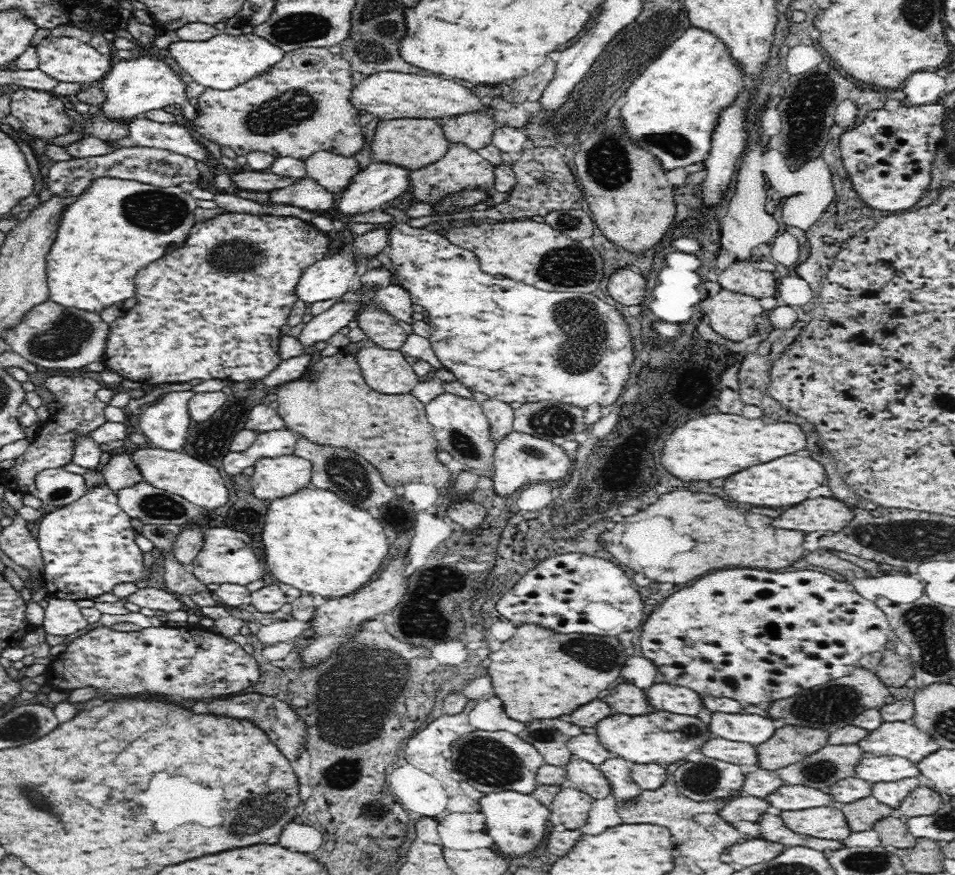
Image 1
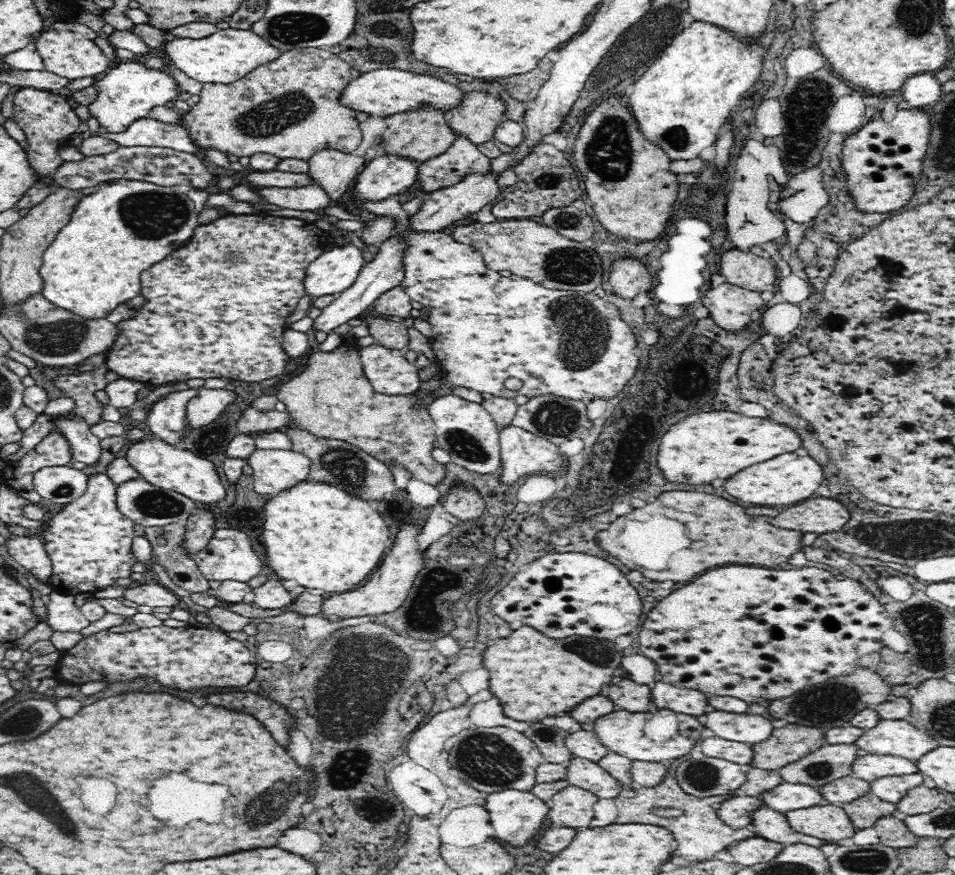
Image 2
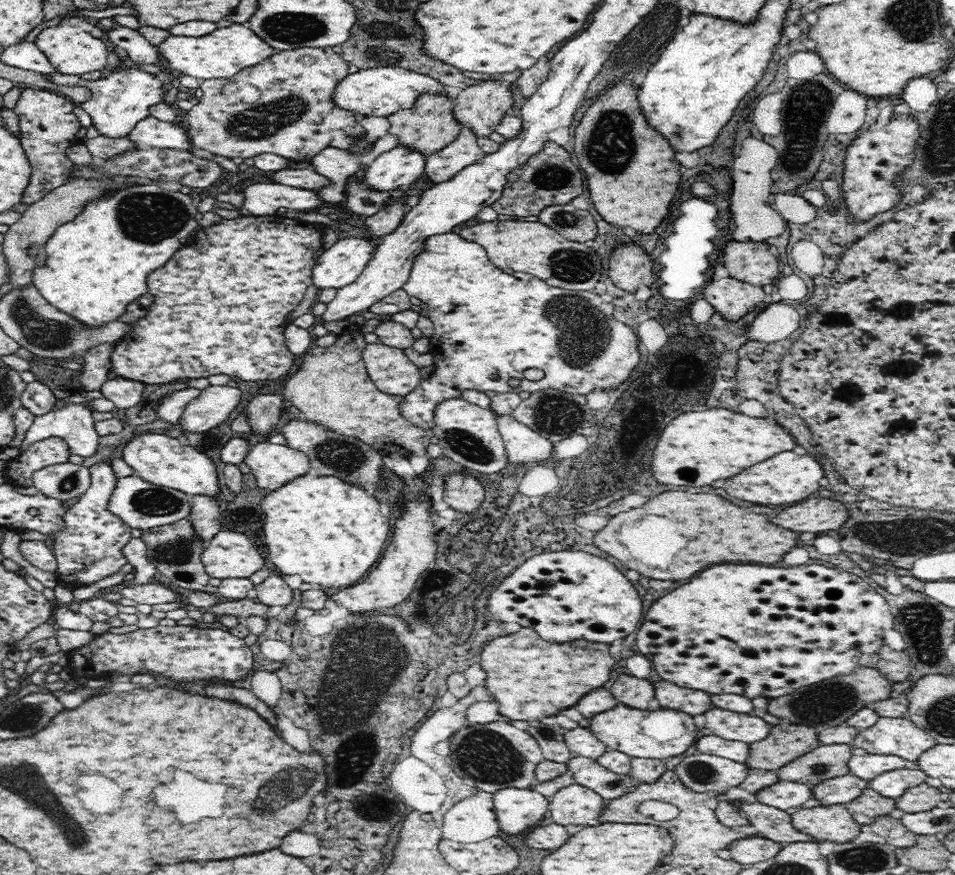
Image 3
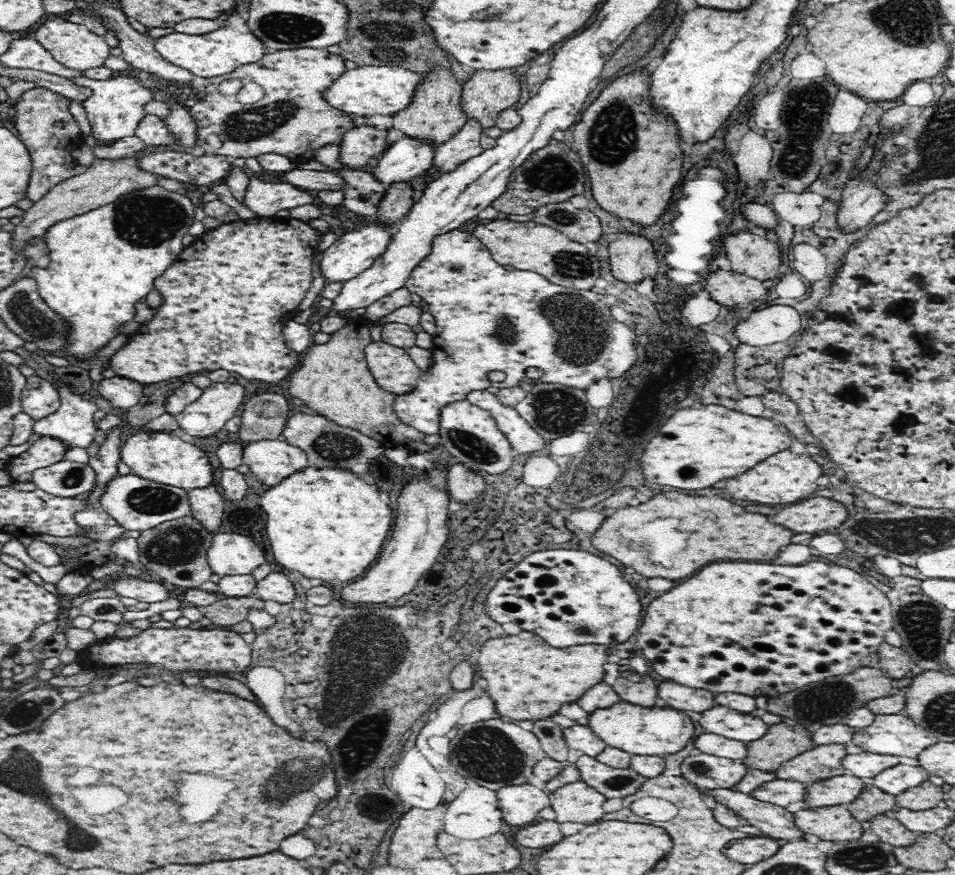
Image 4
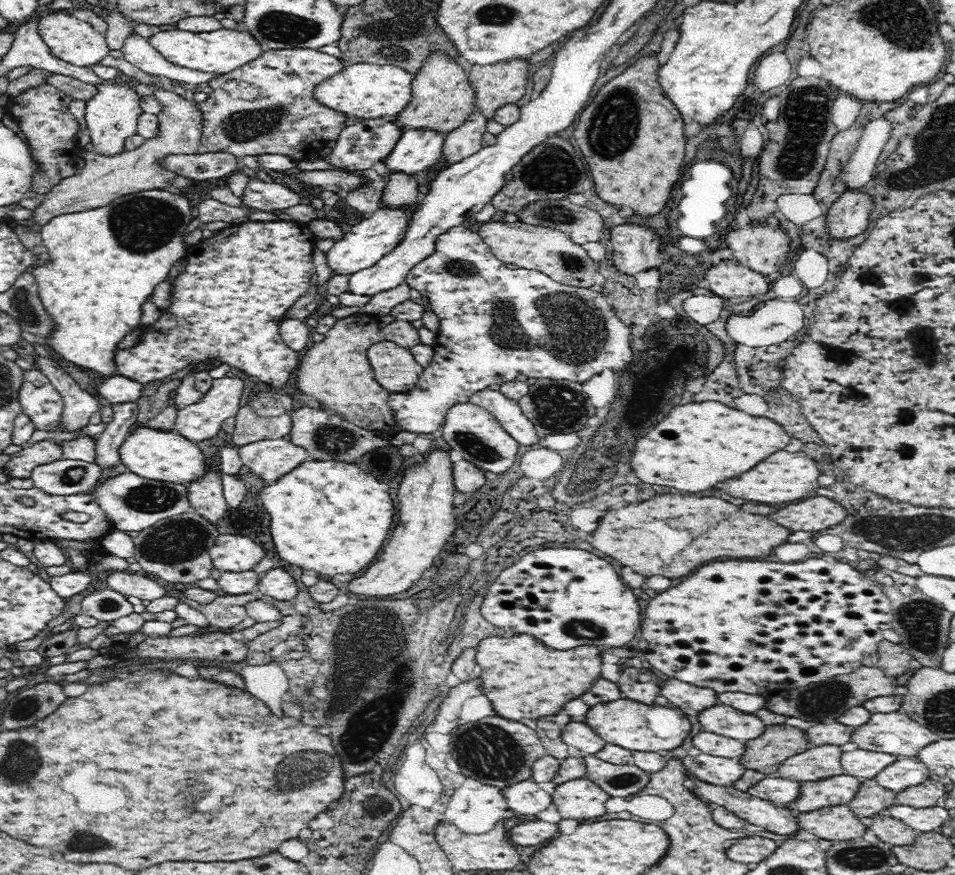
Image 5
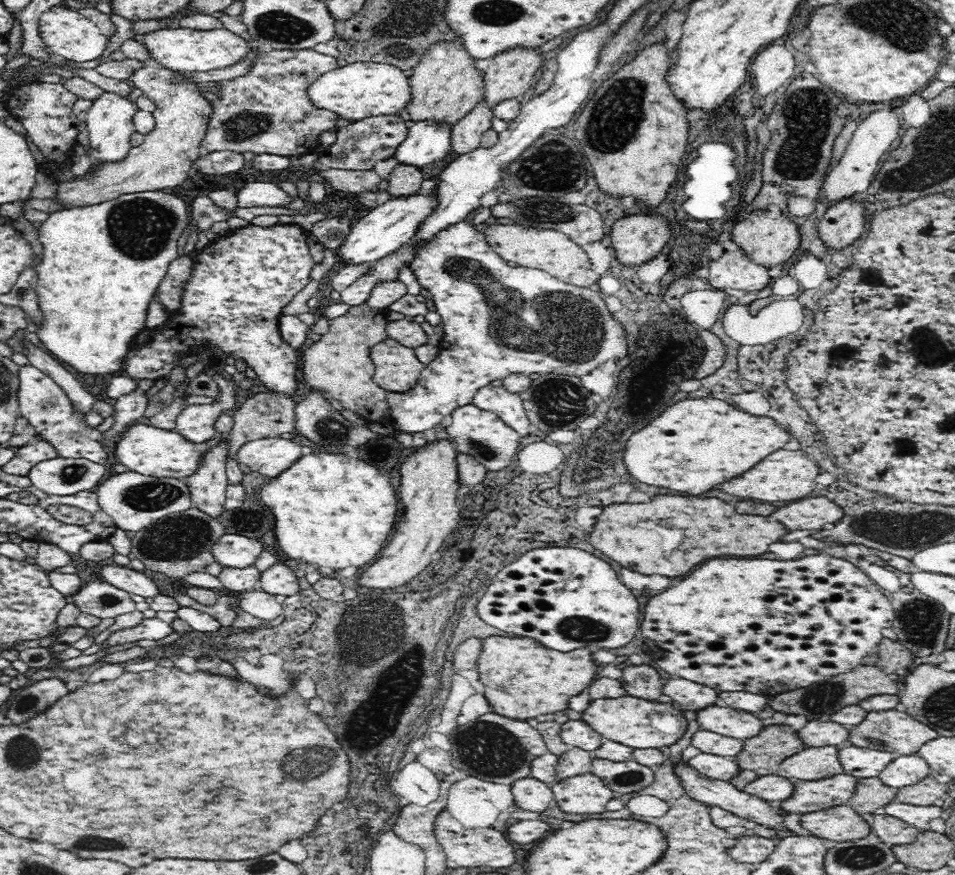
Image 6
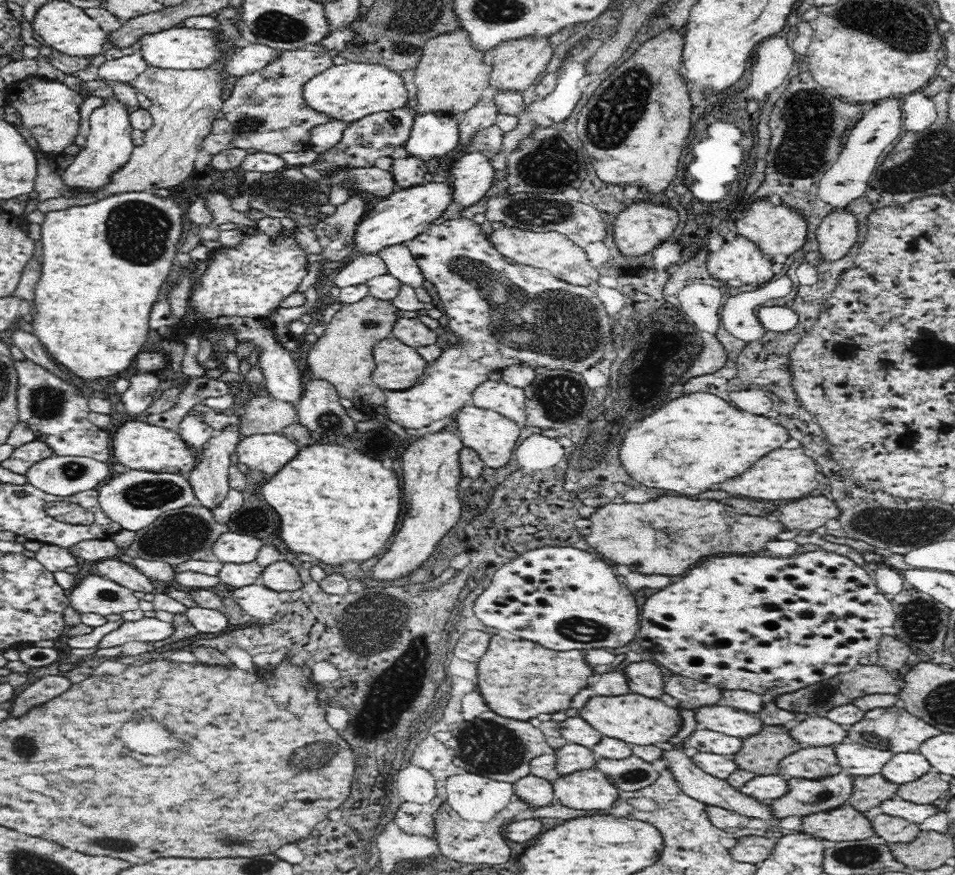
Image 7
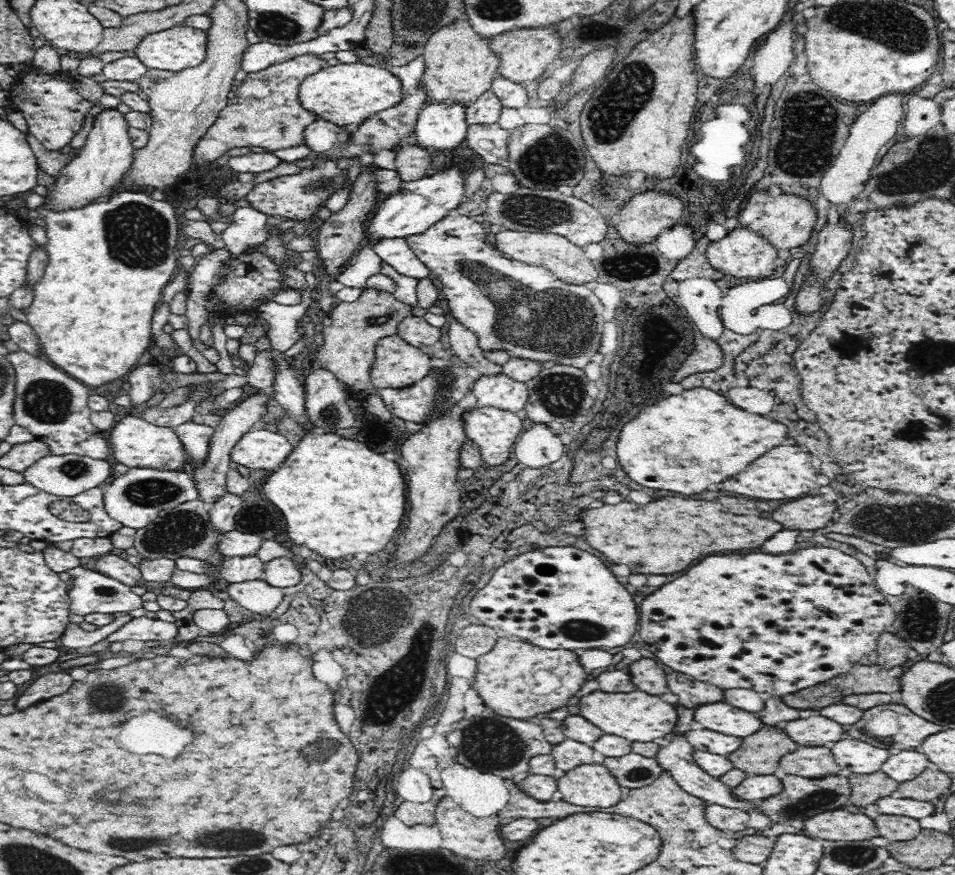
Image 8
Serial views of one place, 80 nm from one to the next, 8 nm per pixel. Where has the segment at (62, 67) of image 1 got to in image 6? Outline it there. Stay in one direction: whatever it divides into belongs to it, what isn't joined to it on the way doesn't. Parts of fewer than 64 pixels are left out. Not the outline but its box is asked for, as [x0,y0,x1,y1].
[38,5,108,62]

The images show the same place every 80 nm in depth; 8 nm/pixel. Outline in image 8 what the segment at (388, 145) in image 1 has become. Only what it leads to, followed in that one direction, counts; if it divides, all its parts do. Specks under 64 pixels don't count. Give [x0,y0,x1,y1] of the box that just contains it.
[420,17,500,107]

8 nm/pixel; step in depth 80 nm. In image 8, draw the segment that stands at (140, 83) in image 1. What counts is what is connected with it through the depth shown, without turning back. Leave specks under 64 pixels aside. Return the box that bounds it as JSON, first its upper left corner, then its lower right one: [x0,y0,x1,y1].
[41,109,135,212]

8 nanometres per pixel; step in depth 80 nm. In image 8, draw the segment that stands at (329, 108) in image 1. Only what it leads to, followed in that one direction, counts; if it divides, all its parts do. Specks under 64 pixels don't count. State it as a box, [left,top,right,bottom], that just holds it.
[192,54,326,166]

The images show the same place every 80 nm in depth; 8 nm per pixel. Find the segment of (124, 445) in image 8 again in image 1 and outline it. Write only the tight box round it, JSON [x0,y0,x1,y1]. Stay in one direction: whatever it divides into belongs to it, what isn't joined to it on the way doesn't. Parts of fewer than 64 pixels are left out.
[131,445,228,510]

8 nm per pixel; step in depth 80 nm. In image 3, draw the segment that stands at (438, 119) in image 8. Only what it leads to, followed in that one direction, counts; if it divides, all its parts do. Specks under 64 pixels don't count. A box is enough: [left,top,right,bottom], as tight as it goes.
[361,146,426,193]

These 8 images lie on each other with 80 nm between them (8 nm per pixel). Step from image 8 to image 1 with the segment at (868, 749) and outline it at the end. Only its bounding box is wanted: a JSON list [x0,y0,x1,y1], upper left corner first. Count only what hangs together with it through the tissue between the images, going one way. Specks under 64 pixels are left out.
[856,755,920,781]

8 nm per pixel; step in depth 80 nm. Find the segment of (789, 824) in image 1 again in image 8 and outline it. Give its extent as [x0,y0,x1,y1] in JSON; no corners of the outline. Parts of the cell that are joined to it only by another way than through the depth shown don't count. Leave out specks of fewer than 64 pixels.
[803,807,880,841]

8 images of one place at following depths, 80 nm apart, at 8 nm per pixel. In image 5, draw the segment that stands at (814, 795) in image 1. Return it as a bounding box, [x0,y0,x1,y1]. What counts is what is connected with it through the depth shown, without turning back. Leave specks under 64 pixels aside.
[747,775,800,806]

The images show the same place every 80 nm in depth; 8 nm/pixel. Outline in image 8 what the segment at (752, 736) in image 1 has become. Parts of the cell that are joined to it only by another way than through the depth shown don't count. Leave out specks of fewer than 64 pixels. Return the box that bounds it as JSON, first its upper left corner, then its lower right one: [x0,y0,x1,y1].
[694,701,762,738]

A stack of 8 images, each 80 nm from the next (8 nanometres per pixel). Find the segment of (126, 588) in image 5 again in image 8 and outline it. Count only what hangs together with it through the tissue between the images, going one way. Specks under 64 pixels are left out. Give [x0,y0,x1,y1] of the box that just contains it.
[95,553,145,586]

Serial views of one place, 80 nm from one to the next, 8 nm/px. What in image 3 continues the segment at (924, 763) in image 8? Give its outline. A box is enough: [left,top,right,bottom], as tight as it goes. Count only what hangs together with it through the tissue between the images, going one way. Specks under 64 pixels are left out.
[869,768,927,800]

